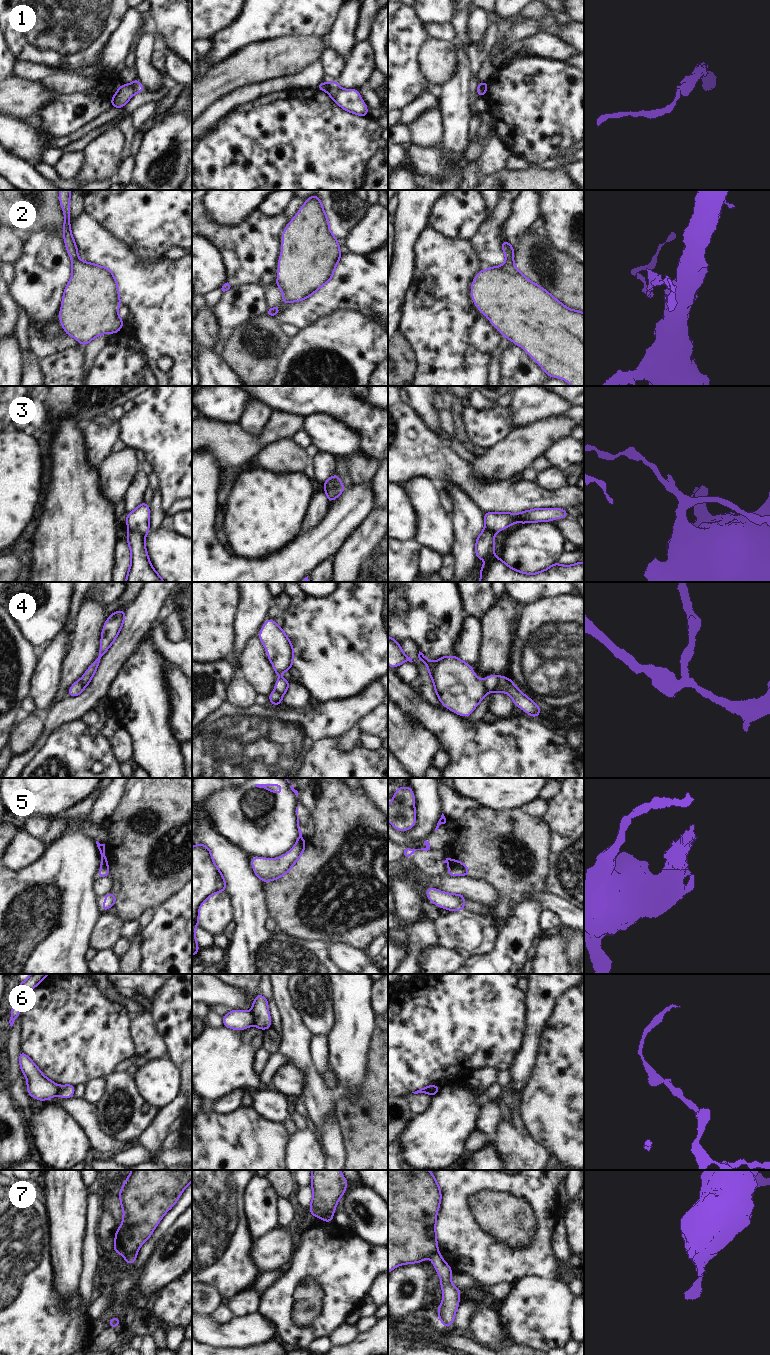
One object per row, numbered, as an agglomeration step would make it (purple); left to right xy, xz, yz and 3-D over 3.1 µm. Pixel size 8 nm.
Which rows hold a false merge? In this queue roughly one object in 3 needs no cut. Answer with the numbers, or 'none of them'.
1, 3, 4, 5, 6, 7

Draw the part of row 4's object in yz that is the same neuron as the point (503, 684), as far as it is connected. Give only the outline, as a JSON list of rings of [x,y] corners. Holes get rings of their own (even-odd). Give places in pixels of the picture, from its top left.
[[[500,675],[496,684],[492,688],[492,693],[495,692],[504,692],[508,693],[510,697],[513,699],[515,706],[524,710],[528,715],[532,717],[539,717],[541,708],[532,701],[529,697],[527,697],[524,693],[522,693],[513,683],[511,679]]]

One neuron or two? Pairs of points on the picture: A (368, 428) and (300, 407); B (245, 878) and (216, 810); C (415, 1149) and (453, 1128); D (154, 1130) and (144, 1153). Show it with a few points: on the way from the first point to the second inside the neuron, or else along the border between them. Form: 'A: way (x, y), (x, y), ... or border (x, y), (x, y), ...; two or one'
A: way (351, 411), (344, 406), (317, 406); one
B: border (213, 821), (216, 829), (221, 834), (247, 853); two
C: way (424, 1146), (444, 1128); one
D: border (140, 1143), (150, 1150), (161, 1149); two

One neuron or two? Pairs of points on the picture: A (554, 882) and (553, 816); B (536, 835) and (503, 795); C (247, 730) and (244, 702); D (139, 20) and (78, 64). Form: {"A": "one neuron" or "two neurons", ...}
{"A": "one neuron", "B": "two neurons", "C": "two neurons", "D": "two neurons"}

